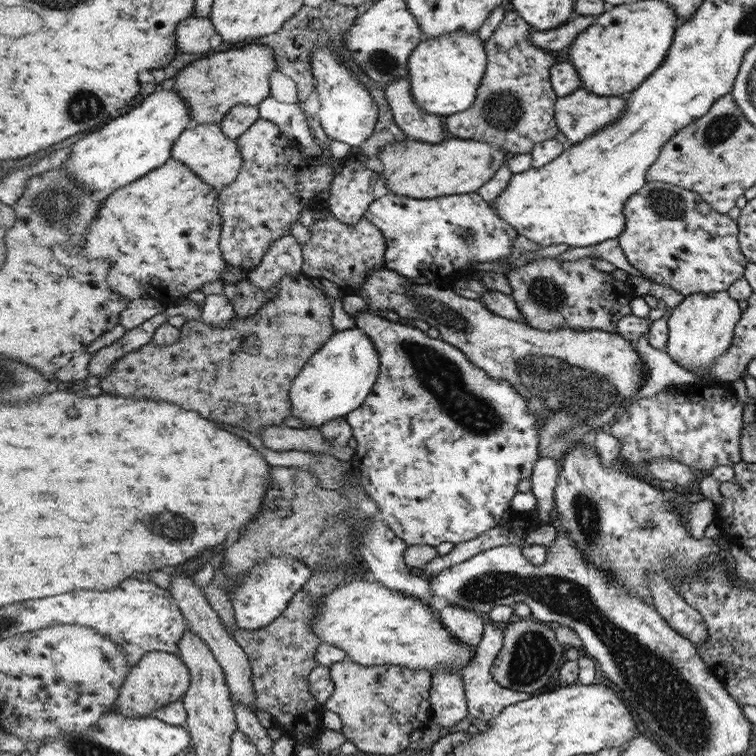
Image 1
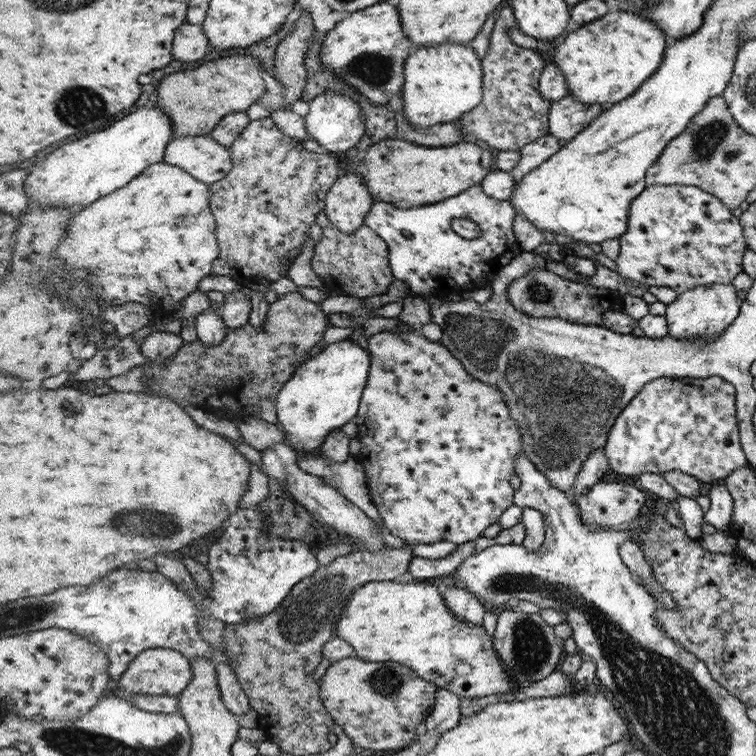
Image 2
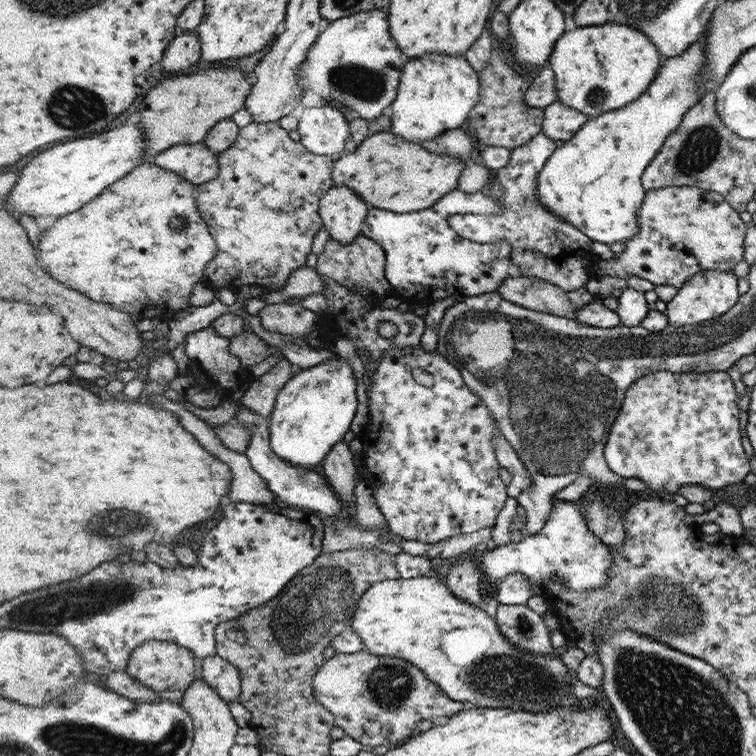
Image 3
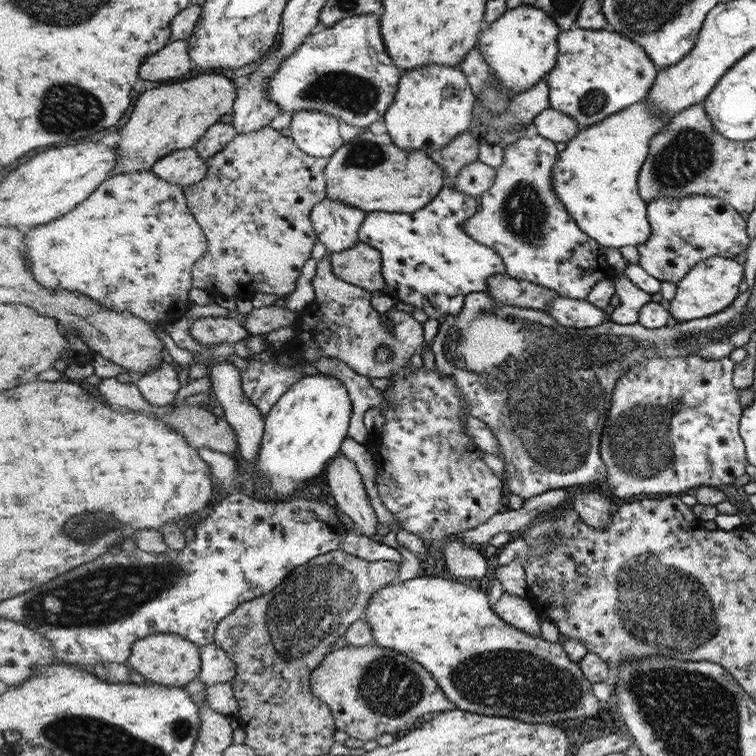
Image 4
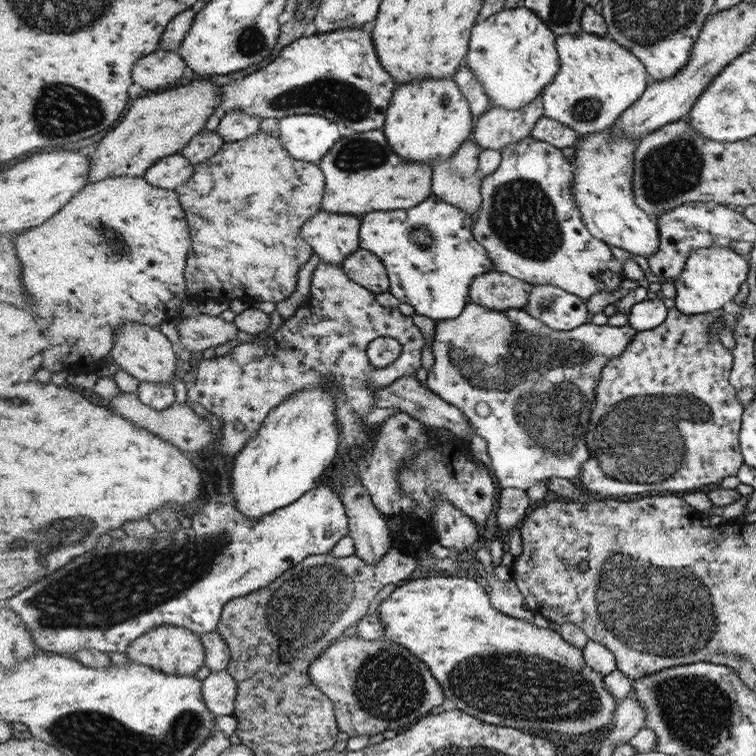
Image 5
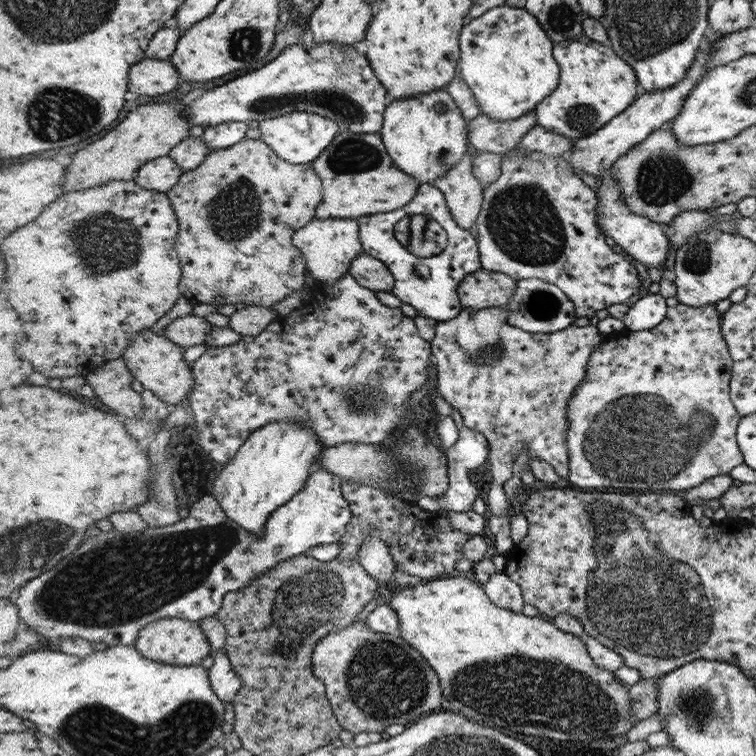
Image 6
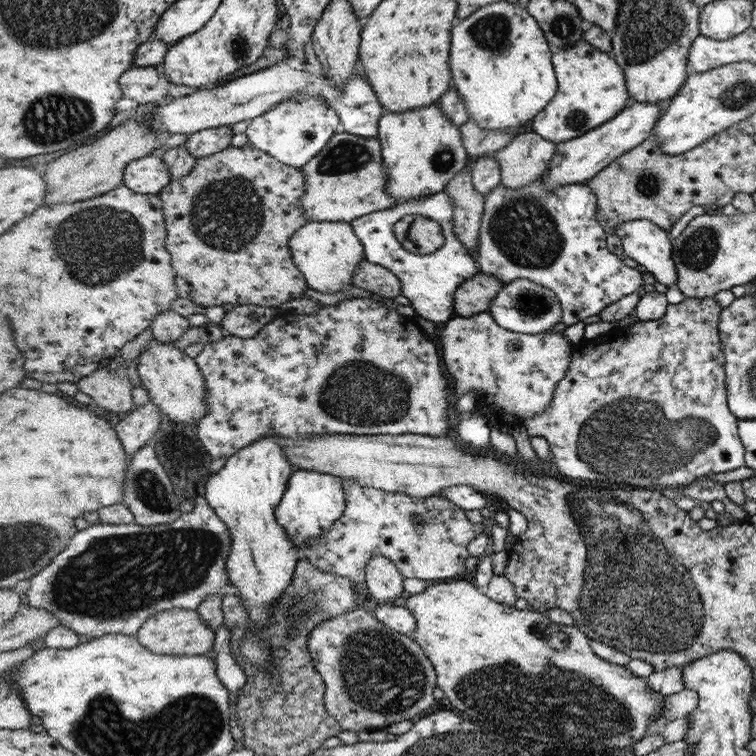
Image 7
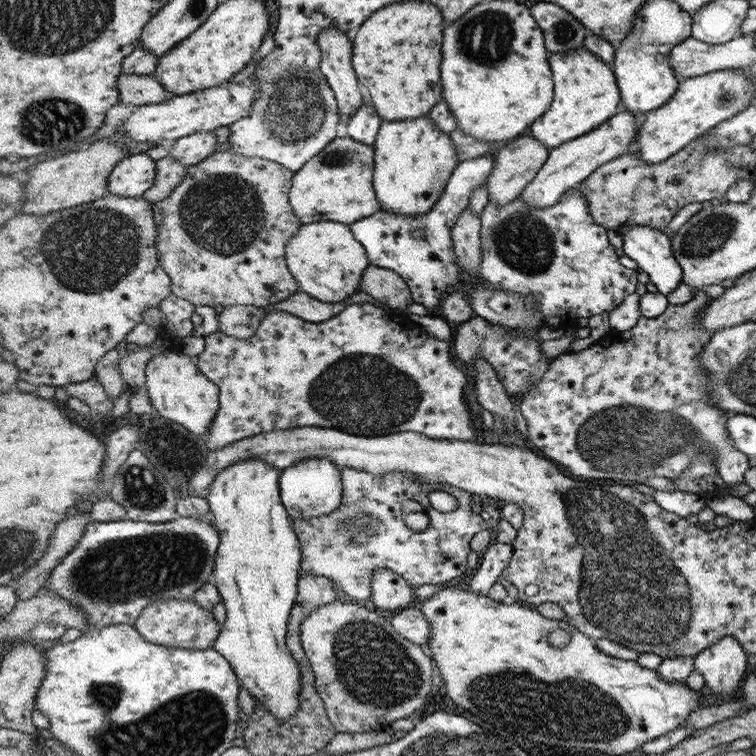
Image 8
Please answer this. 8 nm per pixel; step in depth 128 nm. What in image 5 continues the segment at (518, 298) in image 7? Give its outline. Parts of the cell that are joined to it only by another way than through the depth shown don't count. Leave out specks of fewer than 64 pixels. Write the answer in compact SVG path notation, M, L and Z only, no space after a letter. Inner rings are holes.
M548 284L534 285L524 313L555 330L571 331L587 323L587 307L578 296Z

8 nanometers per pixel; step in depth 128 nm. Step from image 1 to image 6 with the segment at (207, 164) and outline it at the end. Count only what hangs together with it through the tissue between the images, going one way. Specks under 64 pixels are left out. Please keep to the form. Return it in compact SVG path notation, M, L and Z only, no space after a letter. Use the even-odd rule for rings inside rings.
M168 155L144 165L138 171L137 182L148 190L168 193L180 183L185 172L186 170Z

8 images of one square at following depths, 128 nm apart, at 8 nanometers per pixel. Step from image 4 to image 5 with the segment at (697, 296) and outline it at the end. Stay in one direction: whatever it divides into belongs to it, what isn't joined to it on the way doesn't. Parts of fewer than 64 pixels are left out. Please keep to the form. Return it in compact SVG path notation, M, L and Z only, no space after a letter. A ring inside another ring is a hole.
M716 245L715 247L697 248L688 255L684 270L672 280L677 294L675 308L684 314L714 313L731 302L738 294L740 286L747 282L751 264L746 258L736 253L732 247Z

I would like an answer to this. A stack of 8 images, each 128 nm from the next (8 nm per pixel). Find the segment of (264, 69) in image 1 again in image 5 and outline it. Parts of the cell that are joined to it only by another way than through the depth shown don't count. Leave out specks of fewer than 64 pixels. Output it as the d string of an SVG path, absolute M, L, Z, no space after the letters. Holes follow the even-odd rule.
M200 77L179 88L137 99L114 132L105 136L91 154L90 183L120 176L145 177L158 161L182 152L192 139L206 130L206 122L216 114L222 101L222 91L223 88L218 91L208 78Z

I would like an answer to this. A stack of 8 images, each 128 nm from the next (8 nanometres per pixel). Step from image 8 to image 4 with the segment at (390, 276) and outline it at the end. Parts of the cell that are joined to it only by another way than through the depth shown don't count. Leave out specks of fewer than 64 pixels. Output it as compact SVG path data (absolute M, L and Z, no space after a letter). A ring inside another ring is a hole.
M364 242L344 252L326 252L330 257L332 271L341 280L359 285L369 291L387 292L387 281L383 277L382 253Z

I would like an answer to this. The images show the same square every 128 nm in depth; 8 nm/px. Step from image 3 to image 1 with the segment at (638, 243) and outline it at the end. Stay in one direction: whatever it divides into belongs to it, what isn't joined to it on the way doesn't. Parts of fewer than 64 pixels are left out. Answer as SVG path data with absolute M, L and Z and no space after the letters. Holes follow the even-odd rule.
M660 181L647 182L643 188L640 188L636 195L632 195L626 204L626 227L623 234L618 236L618 242L628 259L628 262L640 272L640 274L649 279L655 284L660 284L668 288L672 288L683 297L691 296L694 293L706 293L710 292L724 292L733 284L737 279L741 279L746 275L747 270L747 257L744 256L742 248L739 246L739 223L728 217L727 213L721 213L716 211L716 208L712 208L708 200L704 200L703 196L699 192L692 191L692 189L680 188L680 185L668 184Z

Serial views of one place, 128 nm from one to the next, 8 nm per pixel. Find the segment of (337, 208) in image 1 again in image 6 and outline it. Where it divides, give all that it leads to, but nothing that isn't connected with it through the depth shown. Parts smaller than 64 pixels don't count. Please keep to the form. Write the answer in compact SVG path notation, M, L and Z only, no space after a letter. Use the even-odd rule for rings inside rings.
M314 218L306 227L295 232L294 244L300 248L300 254L308 264L308 272L315 285L320 281L327 281L327 284L340 281L351 268L352 260L364 253L357 219Z

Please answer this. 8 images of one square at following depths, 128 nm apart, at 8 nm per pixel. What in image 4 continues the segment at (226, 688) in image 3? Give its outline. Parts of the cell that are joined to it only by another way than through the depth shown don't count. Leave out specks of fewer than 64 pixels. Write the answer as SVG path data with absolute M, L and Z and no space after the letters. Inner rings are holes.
M217 643L201 646L203 672L200 679L207 686L230 683L236 676L236 664Z

